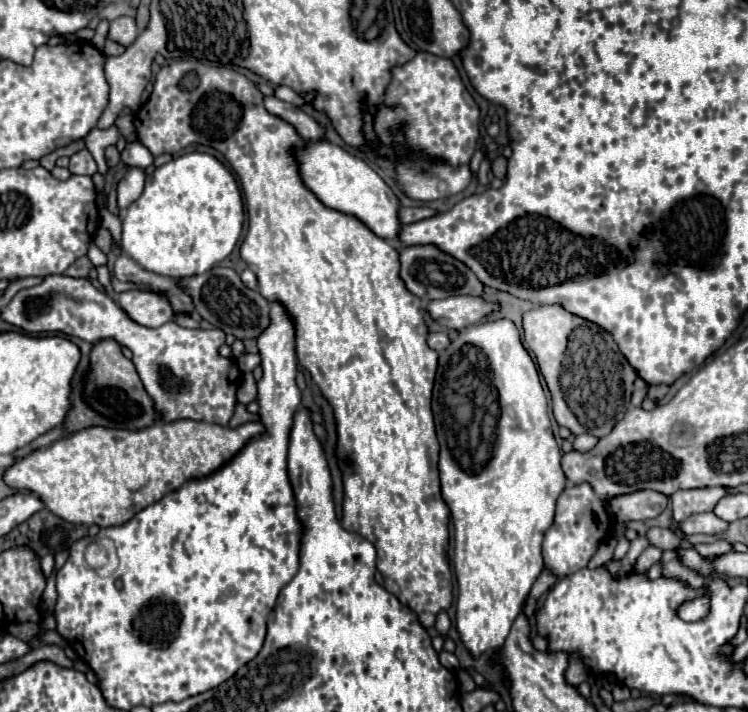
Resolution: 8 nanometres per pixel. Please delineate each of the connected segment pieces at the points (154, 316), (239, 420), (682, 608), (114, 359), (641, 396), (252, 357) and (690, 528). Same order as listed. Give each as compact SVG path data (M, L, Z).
M127 290L117 296L117 304L133 318L137 324L147 328L159 328L175 318L175 310L165 294L151 290Z
M237 404L235 406L235 412L233 412L233 418L229 422L229 428L237 428L237 426L245 424L247 420L259 420L259 416L257 414L249 414L243 404Z
M699 596L699 598L687 600L687 602L679 604L679 608L677 608L677 616L685 622L703 620L707 614L709 614L709 596Z
M101 340L91 350L91 372L85 380L85 398L99 414L113 418L129 430L153 426L161 420L161 412L155 408L153 398L145 392L133 362L123 356L121 346L113 340Z
M637 378L633 398L631 398L631 406L641 406L641 402L645 400L645 392L647 392L647 384L641 378Z
M243 354L237 358L237 366L243 374L247 372L253 372L255 366L259 366L259 354Z
M703 512L703 514L691 514L689 518L685 518L683 522L677 524L677 530L683 534L719 534L727 528L727 522L723 522L721 518L717 518L711 512Z

